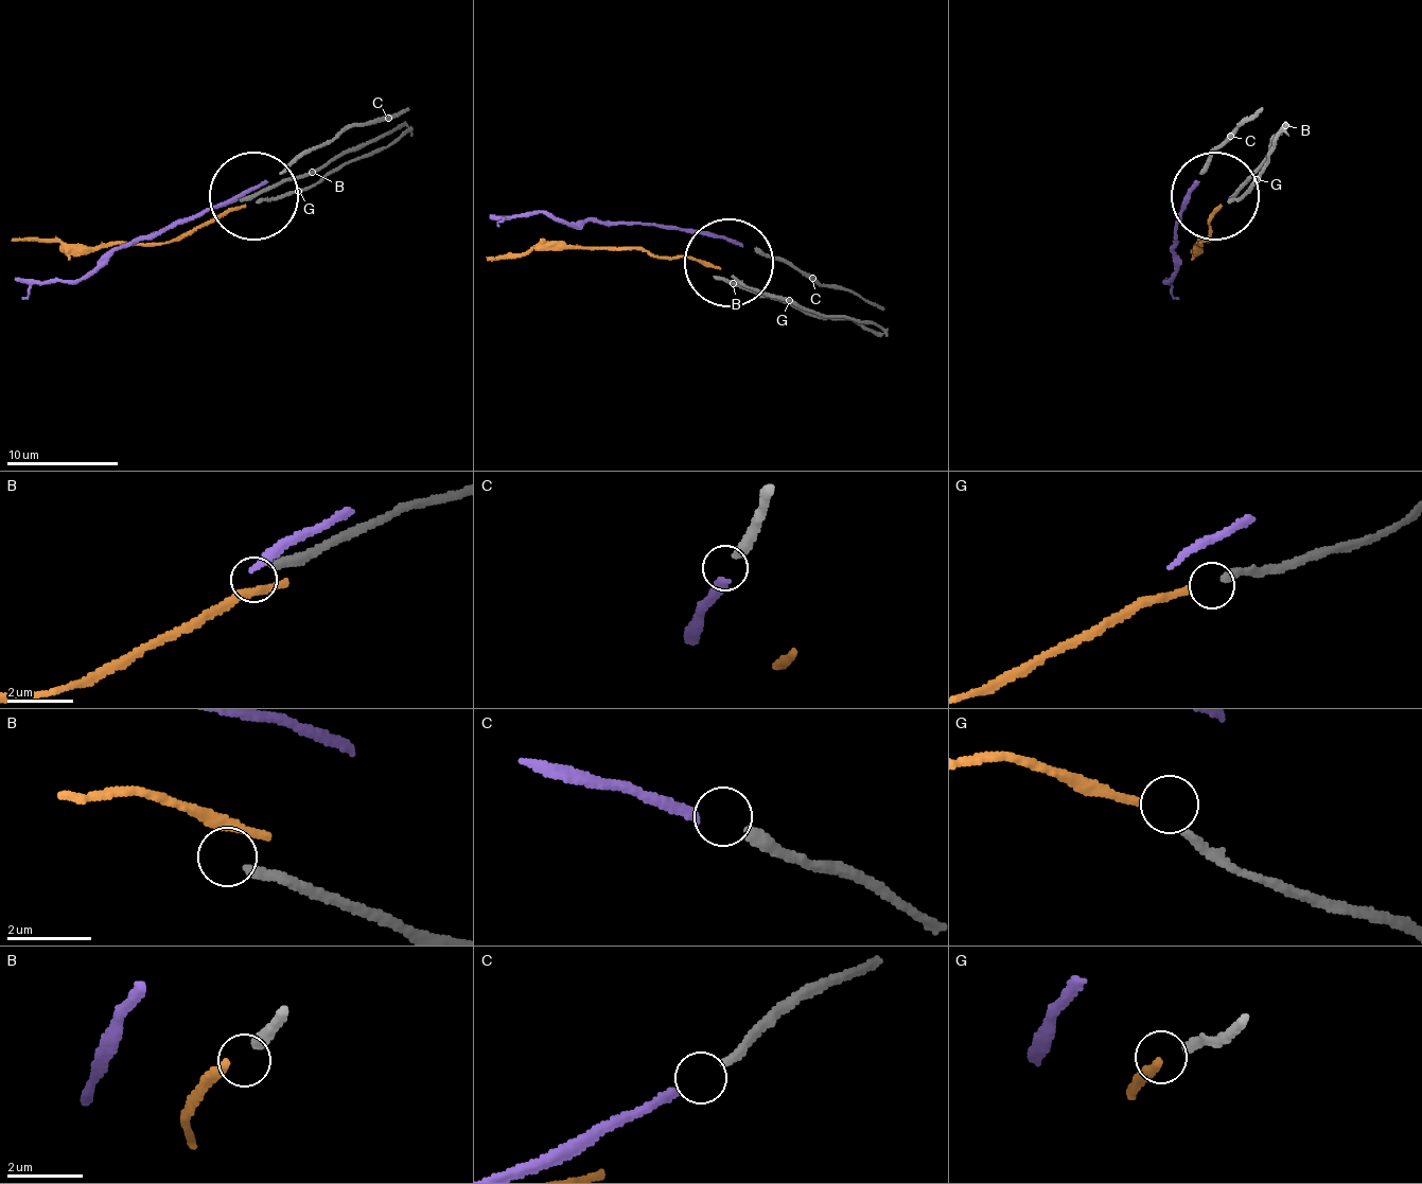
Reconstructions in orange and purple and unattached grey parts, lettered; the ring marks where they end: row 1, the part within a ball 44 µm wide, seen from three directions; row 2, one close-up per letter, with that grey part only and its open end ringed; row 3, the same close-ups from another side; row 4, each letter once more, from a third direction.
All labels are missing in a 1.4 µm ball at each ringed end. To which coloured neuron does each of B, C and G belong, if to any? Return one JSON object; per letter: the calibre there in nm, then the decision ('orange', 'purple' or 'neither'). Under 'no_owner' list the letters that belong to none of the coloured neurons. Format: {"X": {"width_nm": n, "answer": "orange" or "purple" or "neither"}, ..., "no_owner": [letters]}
{"B": {"width_nm": 280, "answer": "neither"}, "C": {"width_nm": 280, "answer": "purple"}, "G": {"width_nm": 220, "answer": "orange"}, "no_owner": ["B"]}

